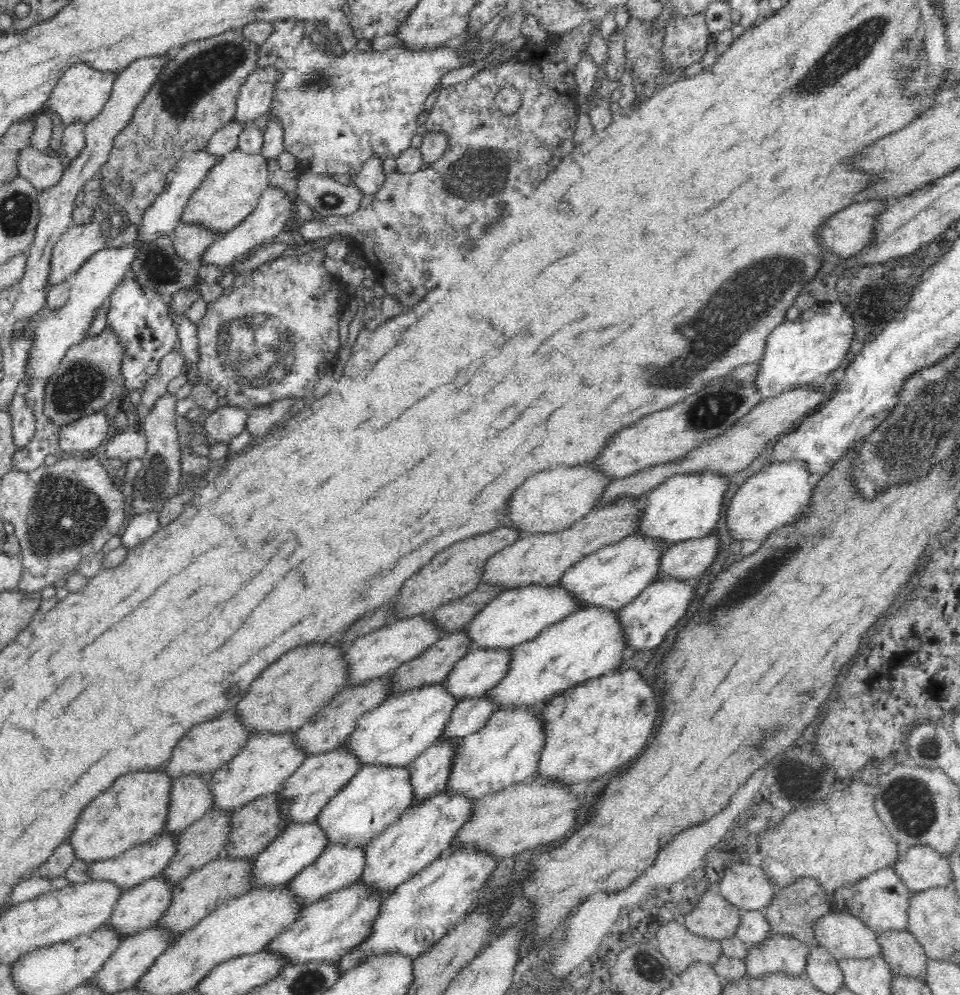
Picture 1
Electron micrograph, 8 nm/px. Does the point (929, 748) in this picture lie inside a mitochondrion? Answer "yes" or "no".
yes

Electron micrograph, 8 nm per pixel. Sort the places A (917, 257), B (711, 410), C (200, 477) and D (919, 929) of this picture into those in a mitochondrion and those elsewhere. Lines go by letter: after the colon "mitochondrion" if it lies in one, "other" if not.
A: other
B: mitochondrion
C: other
D: other

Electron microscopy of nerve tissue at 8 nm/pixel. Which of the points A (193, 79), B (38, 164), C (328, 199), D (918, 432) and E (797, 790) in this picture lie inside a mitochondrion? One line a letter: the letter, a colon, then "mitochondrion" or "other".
A: mitochondrion
B: other
C: mitochondrion
D: mitochondrion
E: other

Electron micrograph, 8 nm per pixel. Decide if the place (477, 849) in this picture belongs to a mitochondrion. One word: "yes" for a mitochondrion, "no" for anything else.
no

